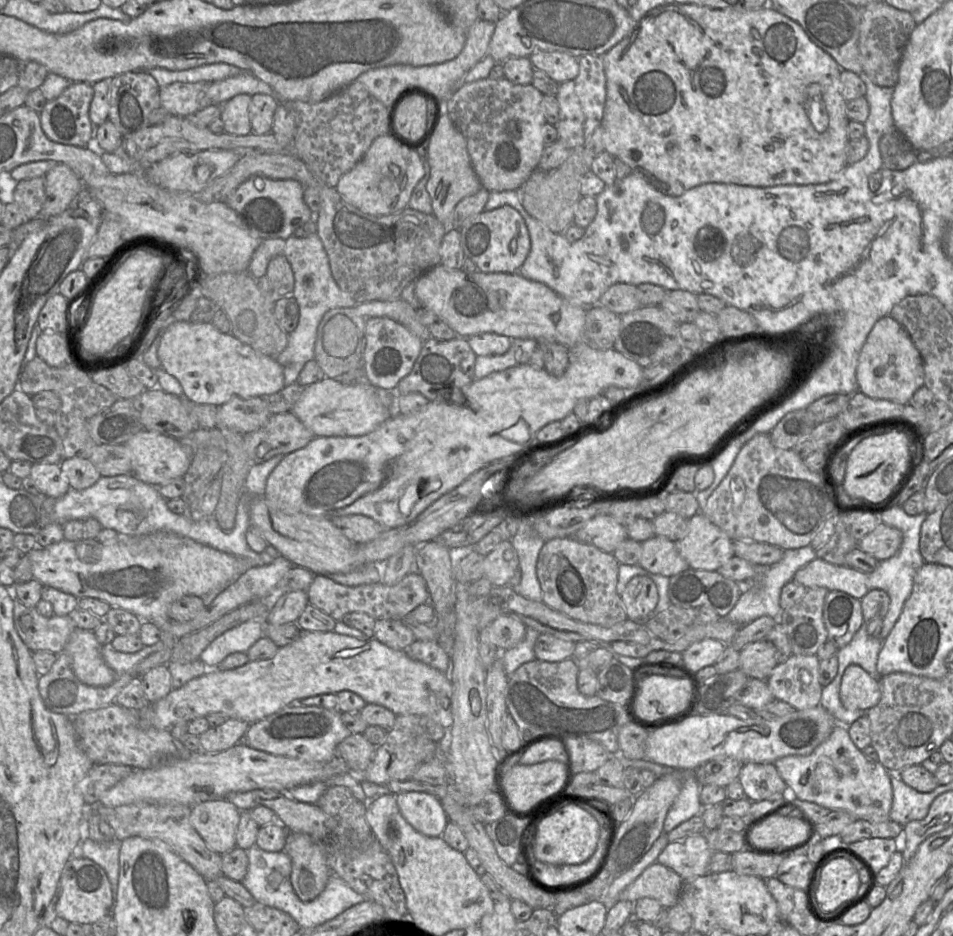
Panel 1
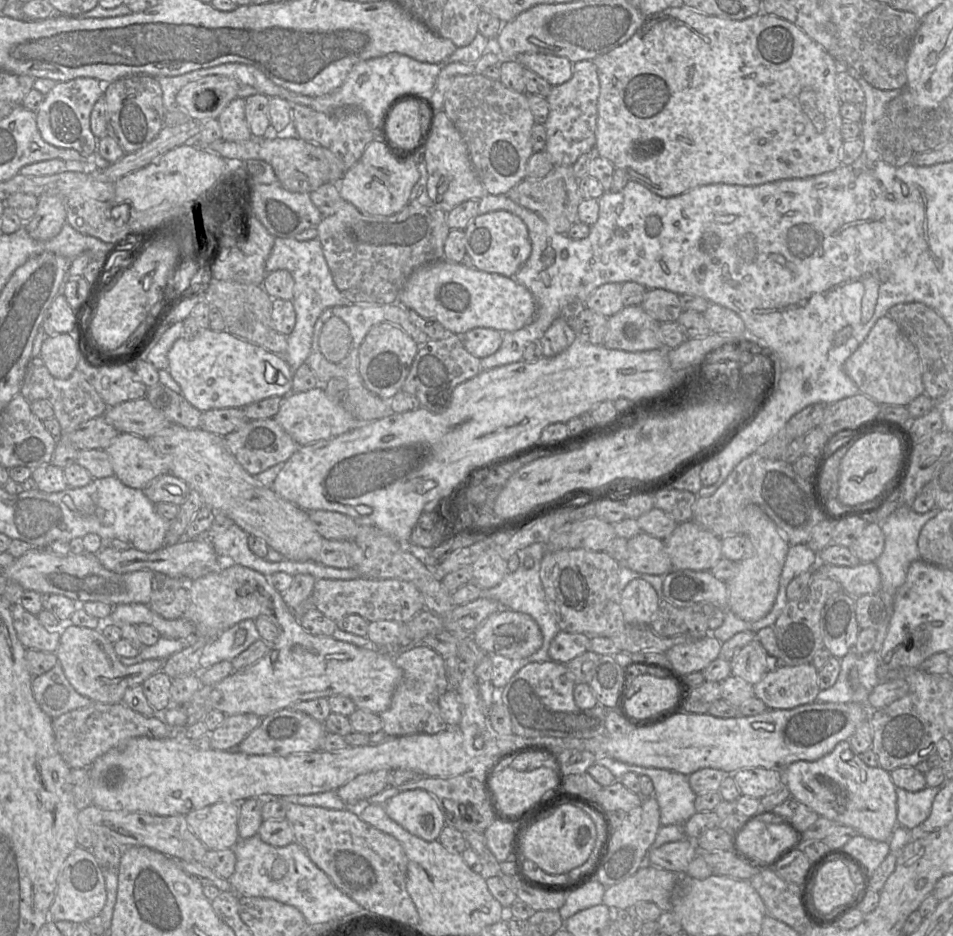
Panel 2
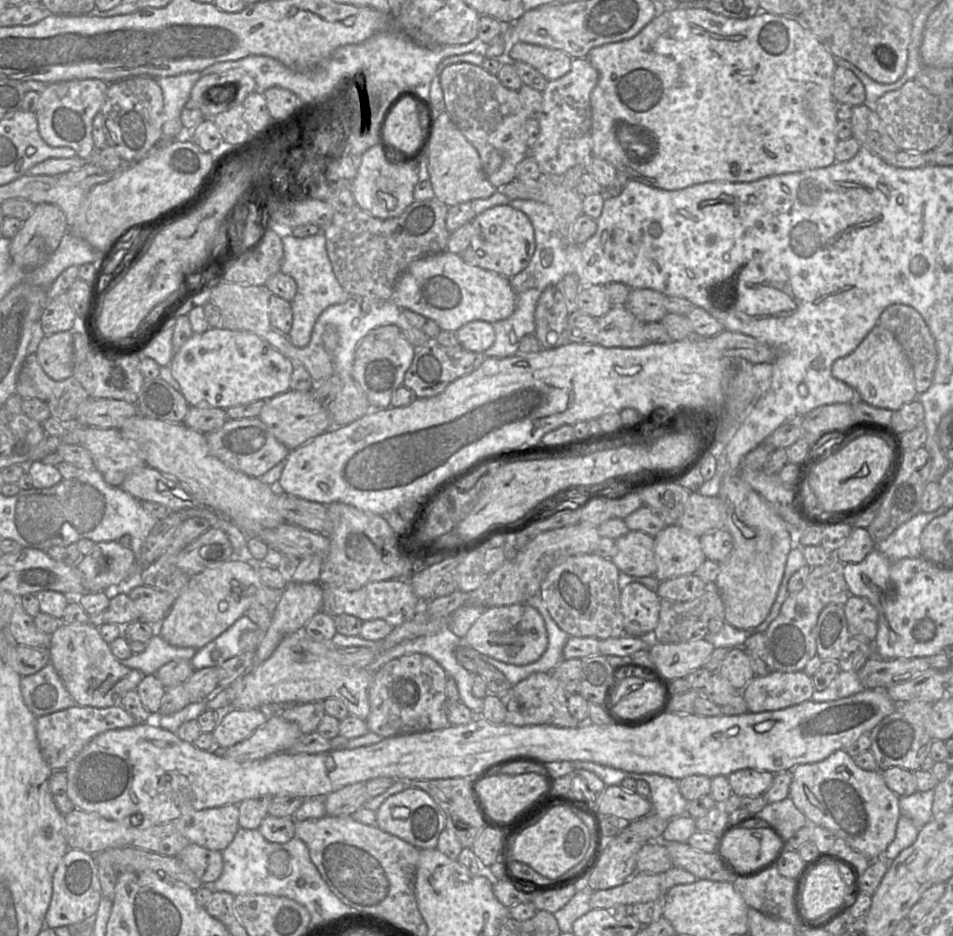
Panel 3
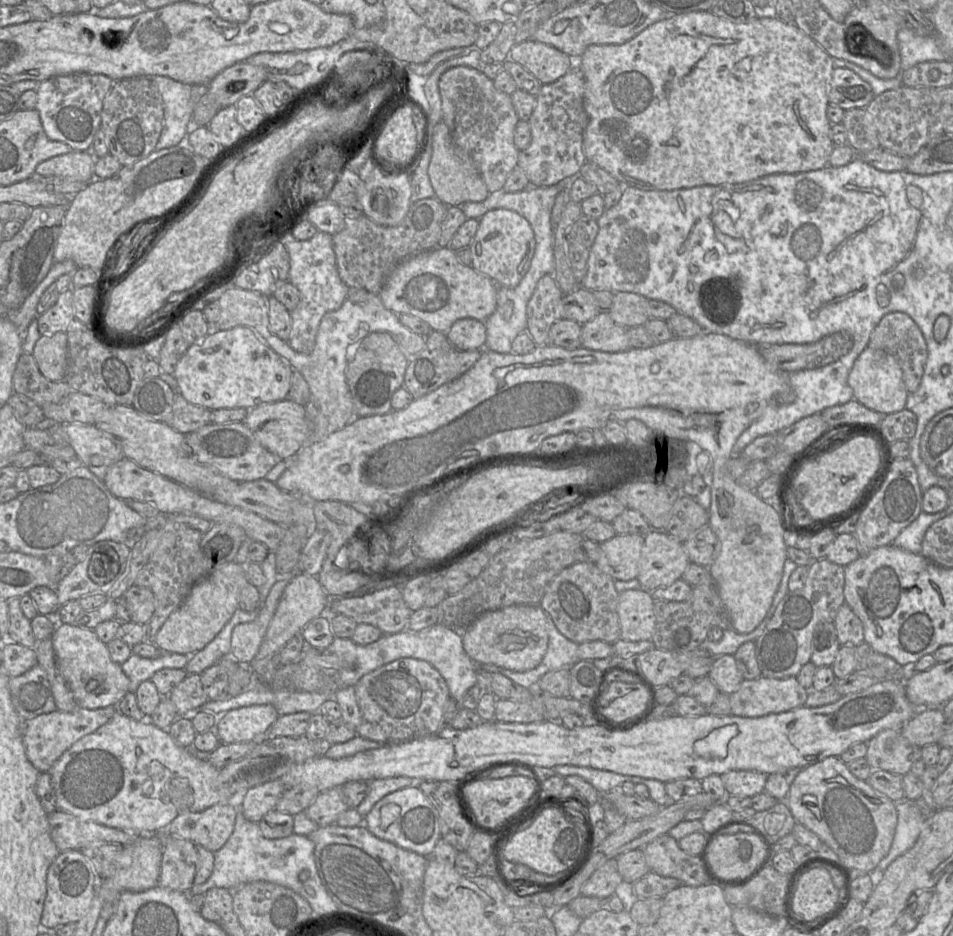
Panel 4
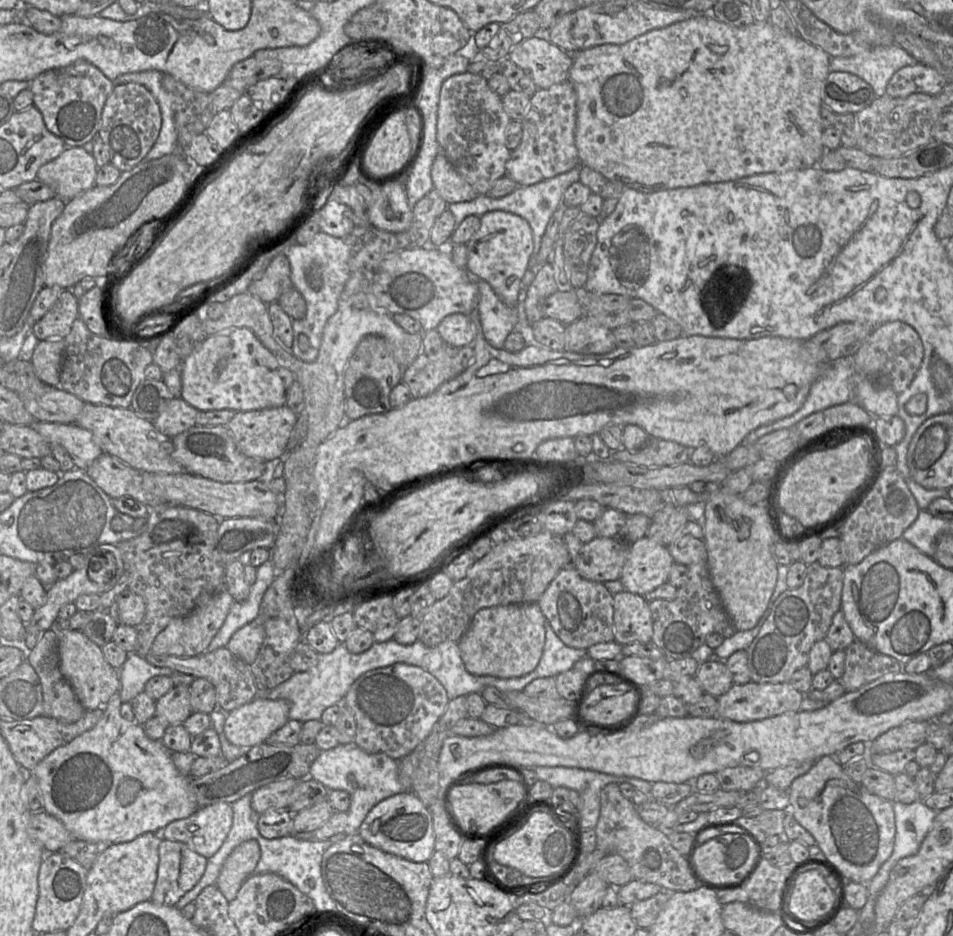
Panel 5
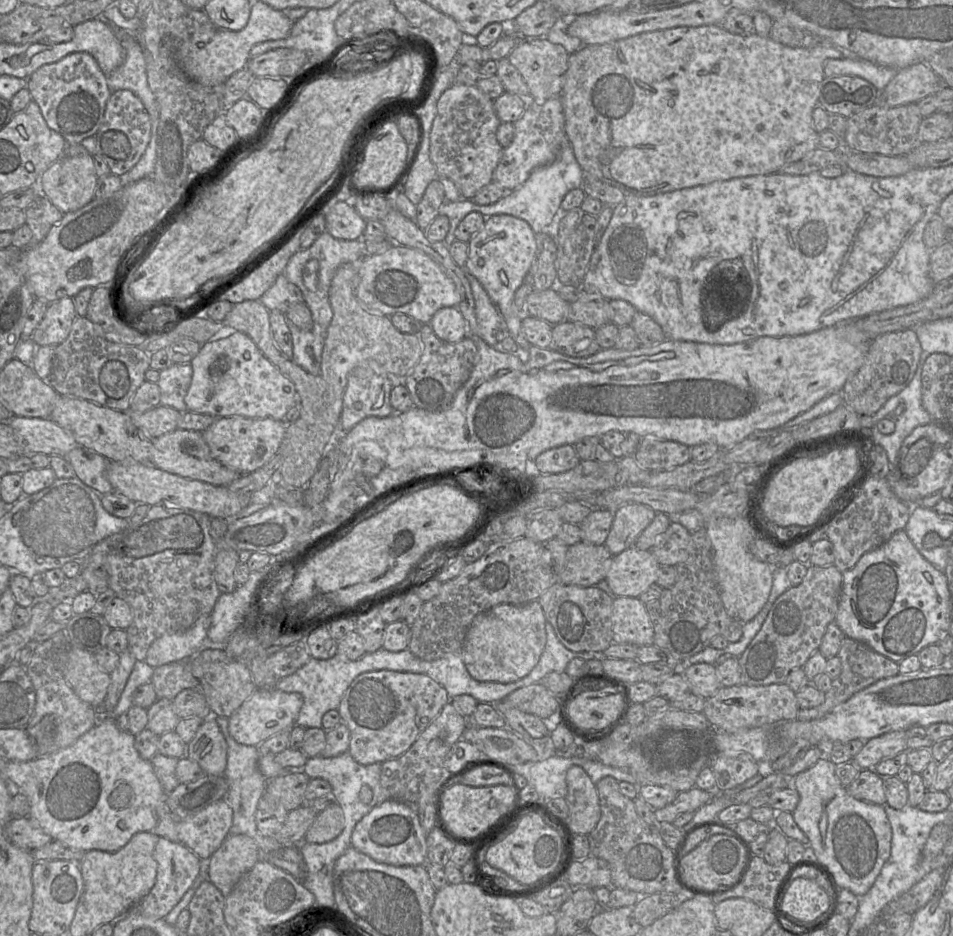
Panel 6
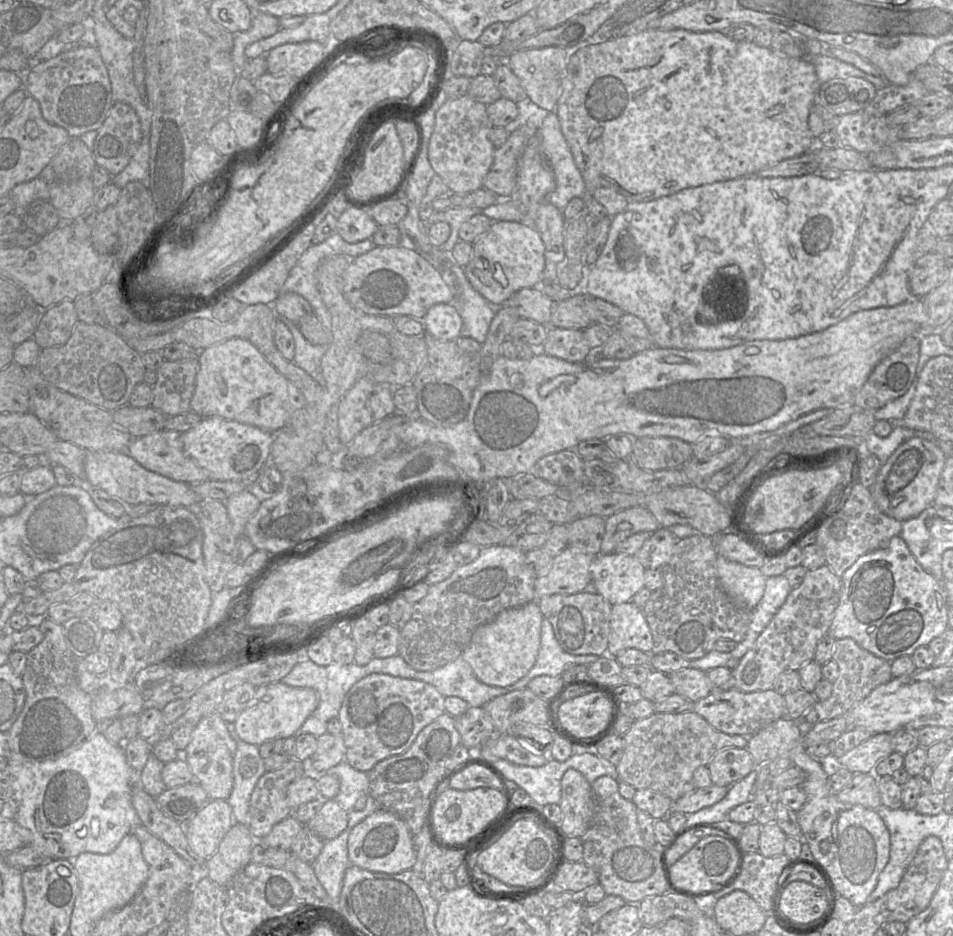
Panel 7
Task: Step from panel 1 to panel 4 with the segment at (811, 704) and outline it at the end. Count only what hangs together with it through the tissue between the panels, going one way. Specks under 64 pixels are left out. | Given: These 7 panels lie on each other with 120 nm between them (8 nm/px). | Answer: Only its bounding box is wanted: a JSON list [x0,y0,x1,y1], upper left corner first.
[729,676,808,718]

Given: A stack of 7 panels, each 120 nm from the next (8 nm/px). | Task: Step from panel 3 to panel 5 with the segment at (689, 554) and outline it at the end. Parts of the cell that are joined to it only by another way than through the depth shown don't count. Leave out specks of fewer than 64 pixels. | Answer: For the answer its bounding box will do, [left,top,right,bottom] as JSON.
[619,536,674,596]

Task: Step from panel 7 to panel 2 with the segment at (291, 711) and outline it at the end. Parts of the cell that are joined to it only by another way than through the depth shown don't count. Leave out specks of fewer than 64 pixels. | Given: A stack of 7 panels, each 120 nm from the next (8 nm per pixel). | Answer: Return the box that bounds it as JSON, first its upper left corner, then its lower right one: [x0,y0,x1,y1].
[209,713,262,751]

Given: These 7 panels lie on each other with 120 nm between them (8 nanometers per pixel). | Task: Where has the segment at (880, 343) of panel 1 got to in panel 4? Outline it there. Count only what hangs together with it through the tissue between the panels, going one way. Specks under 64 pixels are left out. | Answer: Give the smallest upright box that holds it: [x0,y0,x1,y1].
[848,346,908,416]

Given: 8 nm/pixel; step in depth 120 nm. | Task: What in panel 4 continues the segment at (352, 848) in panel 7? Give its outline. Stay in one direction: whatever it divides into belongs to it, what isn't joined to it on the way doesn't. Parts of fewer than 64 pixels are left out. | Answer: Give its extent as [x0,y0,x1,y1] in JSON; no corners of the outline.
[364,783,441,857]

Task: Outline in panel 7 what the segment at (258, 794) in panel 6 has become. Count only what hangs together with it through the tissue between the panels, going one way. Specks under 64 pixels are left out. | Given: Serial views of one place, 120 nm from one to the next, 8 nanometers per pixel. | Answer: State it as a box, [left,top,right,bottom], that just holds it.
[226,722,266,827]

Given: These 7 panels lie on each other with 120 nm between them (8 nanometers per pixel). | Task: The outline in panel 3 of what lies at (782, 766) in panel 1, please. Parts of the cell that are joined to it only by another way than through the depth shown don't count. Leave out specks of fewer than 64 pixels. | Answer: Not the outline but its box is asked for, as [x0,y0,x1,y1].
[789,749,901,860]

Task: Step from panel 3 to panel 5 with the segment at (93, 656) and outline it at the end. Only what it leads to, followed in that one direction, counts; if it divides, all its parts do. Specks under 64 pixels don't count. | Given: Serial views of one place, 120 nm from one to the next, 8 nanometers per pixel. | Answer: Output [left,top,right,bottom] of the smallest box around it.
[58,631,120,711]

